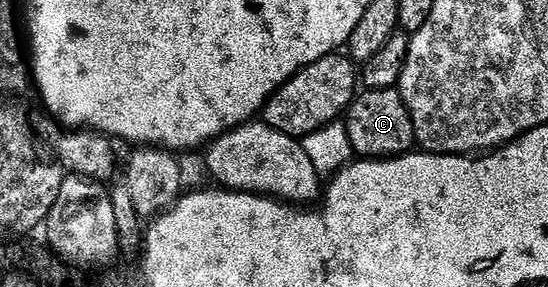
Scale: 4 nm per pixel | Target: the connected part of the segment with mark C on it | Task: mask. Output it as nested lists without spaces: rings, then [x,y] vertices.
[[[399,88],[370,89],[361,92],[346,112],[352,152],[360,159],[391,159],[413,152],[416,136],[410,111]]]

